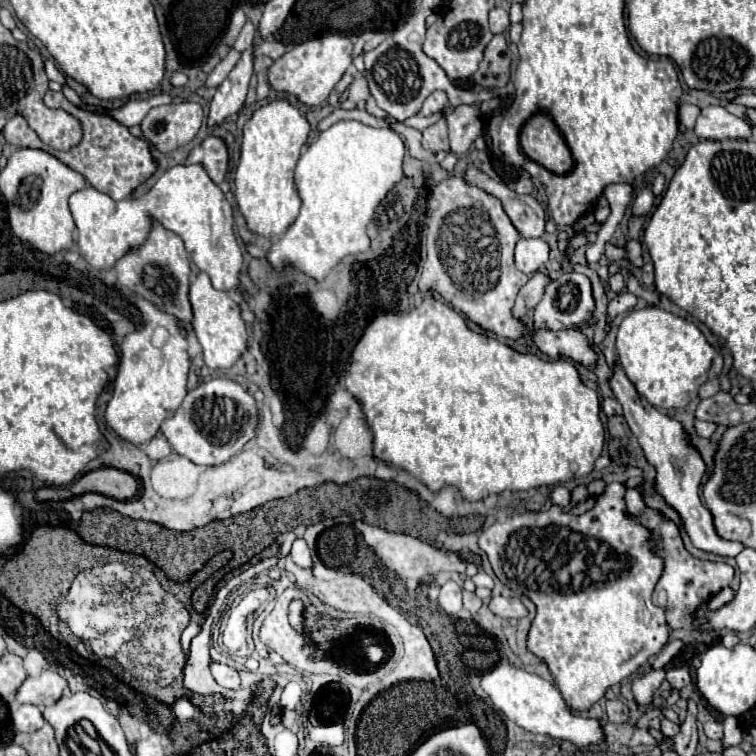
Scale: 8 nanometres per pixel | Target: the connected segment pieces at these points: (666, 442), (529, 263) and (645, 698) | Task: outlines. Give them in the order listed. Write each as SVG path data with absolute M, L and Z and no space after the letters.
M615 362L611 370L613 370L613 374L611 374L609 386L611 386L615 398L619 400L619 404L623 406L623 416L625 416L631 432L637 436L647 462L657 470L655 480L653 480L655 490L665 498L665 502L673 510L679 512L685 532L689 534L695 548L711 552L711 554L719 554L719 556L737 556L743 550L743 546L739 542L729 542L729 540L723 540L717 536L717 532L713 528L711 512L703 506L703 502L699 498L699 486L707 474L707 464L705 464L703 456L699 454L699 450L693 448L693 444L689 442L689 436L687 436L683 424L675 418L669 418L667 414L661 414L651 404L647 404L647 400L643 396L639 396L635 386L627 380L619 362Z
M521 238L515 248L515 266L527 276L535 274L549 260L549 244L541 238Z
M659 668L659 670L649 670L645 676L637 678L633 682L633 694L635 694L635 700L639 704L651 704L653 700L653 694L655 690L661 686L661 682L665 680L665 670Z

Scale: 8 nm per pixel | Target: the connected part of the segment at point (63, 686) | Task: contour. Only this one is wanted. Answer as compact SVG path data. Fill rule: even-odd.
M43 670L39 676L27 678L21 688L17 690L15 698L23 704L35 704L39 708L55 704L67 692L67 680L61 678L57 672Z

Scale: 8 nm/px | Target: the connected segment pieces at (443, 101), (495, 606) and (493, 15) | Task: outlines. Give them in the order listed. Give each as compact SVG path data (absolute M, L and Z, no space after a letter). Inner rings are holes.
M435 90L435 92L423 102L421 114L423 114L423 116L431 116L431 114L435 114L435 112L443 112L443 110L447 108L447 102L449 102L449 100L447 100L447 94Z
M493 596L489 602L489 610L501 618L523 618L525 616L525 606L517 598Z
M493 8L489 12L489 26L491 26L491 32L493 34L499 34L499 32L505 32L509 28L509 14L507 10L503 8Z

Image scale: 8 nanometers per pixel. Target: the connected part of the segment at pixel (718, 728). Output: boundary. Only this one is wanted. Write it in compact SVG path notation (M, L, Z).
M711 720L711 722L705 722L703 728L705 728L707 738L711 738L711 740L721 740L723 738L723 724L721 722Z

